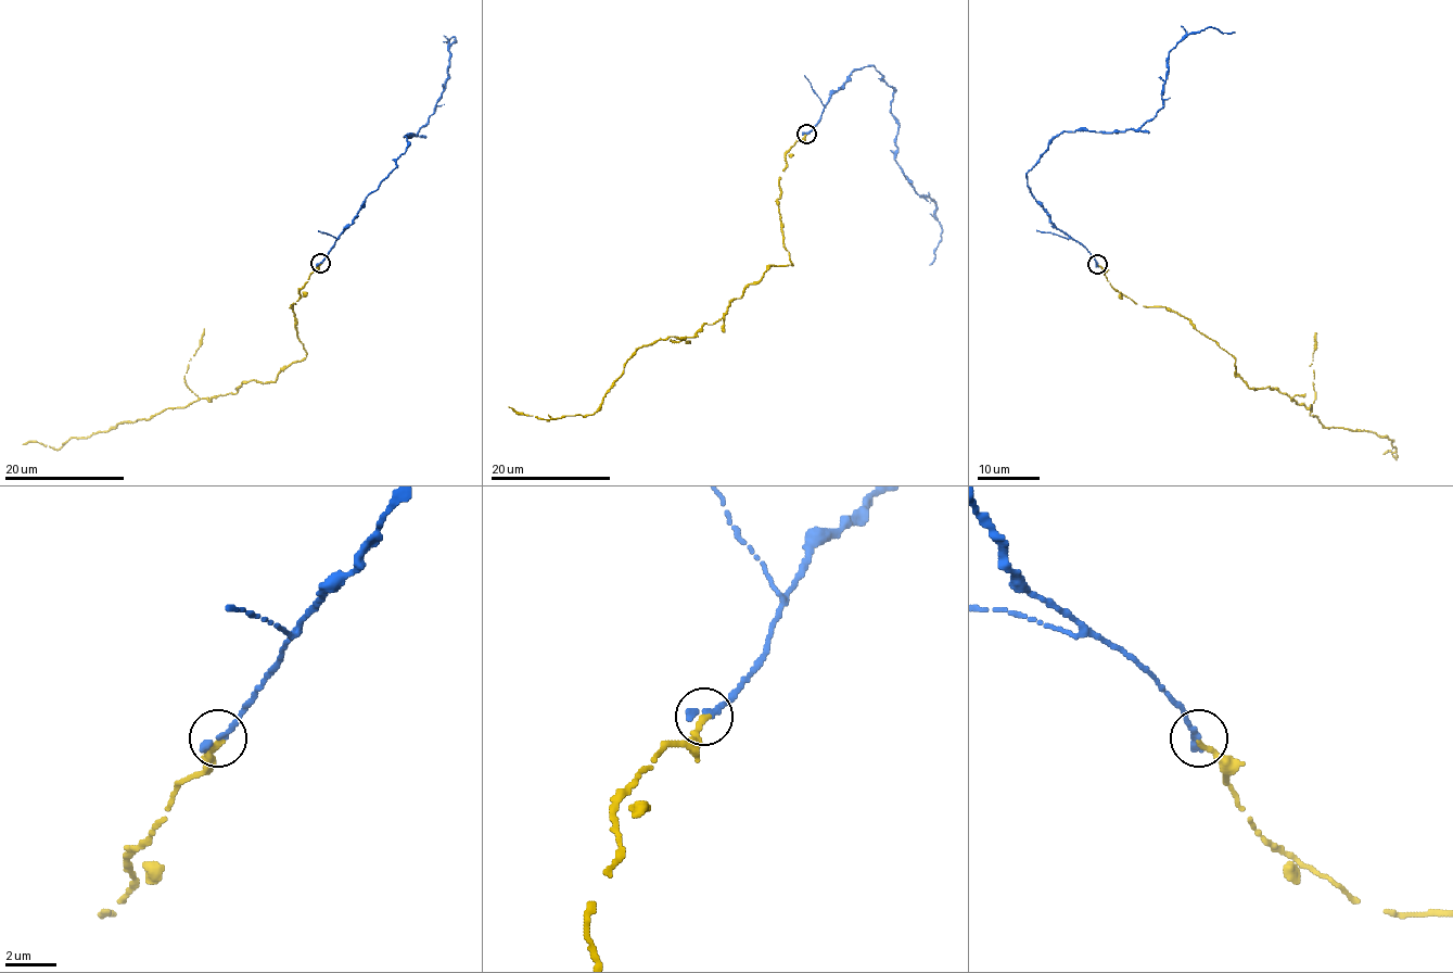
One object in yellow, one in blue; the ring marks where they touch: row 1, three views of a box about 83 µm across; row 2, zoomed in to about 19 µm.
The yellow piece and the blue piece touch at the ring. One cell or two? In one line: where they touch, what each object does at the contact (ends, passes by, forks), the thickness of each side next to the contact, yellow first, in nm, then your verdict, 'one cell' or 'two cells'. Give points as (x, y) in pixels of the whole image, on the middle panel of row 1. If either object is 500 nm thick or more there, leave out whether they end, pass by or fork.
at (806, 134); yellow ends there; blue ends there; 260 nm thick on the yellow side, 340 nm on the other; one cell

